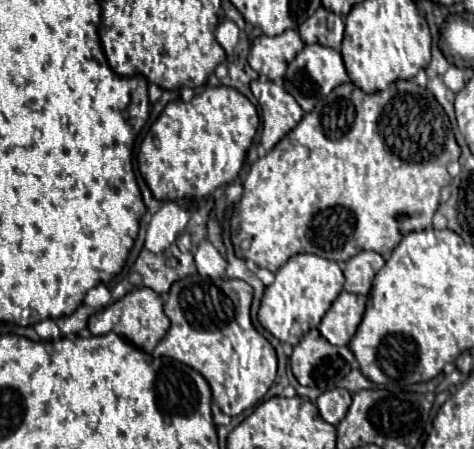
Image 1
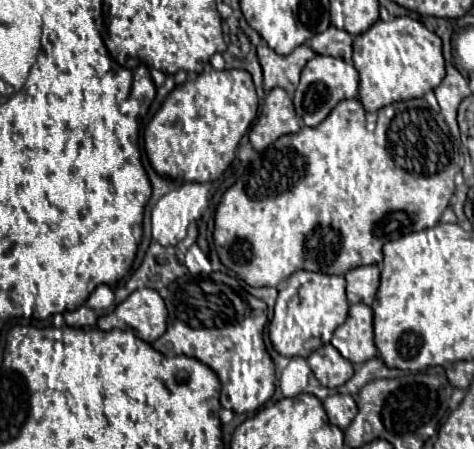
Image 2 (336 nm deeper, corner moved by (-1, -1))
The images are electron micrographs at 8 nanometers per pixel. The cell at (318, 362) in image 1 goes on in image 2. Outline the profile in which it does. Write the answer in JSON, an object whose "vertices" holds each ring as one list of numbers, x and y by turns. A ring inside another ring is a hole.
{"vertices":[[330,343,316,349,306,361,324,387,340,387,354,375,354,365,340,357,340,353]]}

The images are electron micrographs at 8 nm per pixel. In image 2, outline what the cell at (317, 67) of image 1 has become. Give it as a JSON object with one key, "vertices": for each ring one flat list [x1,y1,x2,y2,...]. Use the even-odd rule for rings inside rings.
{"vertices":[[316,55,310,59,302,71,300,85,294,93,294,105,298,117,304,121,308,127,316,127,322,123,328,113,344,99,356,99,358,97,358,71,354,65,348,65,344,59,338,57,326,57,326,55]]}

